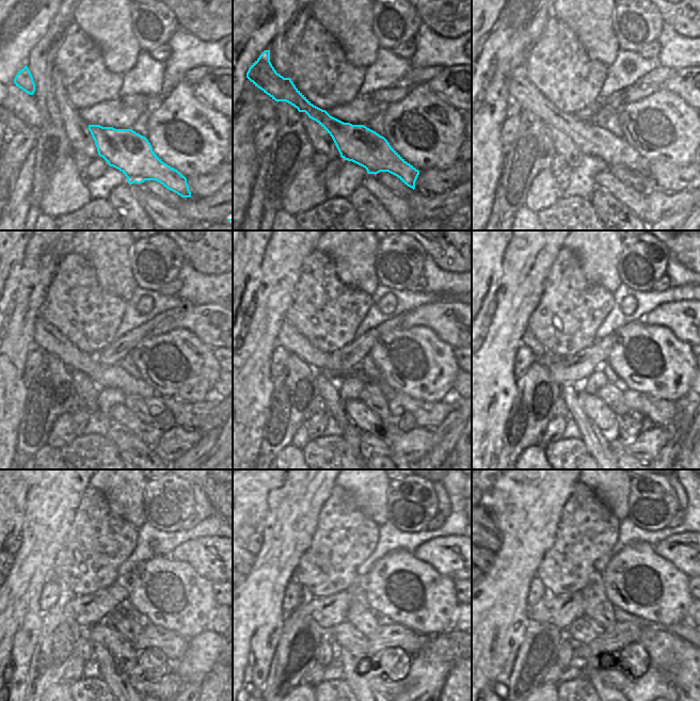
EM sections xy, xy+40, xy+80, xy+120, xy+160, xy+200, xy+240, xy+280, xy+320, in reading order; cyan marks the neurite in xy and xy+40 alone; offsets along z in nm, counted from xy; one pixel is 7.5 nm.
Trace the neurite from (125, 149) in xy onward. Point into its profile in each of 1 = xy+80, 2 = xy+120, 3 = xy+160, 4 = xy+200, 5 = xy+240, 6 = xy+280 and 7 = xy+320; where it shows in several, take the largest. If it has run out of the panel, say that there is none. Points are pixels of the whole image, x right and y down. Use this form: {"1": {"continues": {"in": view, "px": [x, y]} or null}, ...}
{"1": {"continues": {"in": "xy+80", "px": [590, 139]}}, "2": {"continues": {"in": "xy+120", "px": [46, 336]}}, "3": {"continues": {"in": "xy+160", "px": [288, 337]}}, "4": {"continues": {"in": "xy+200", "px": [528, 338]}}, "5": {"continues": {"in": "xy+240", "px": [15, 546]}}, "6": {"continues": {"in": "xy+280", "px": [254, 544]}}, "7": {"continues": {"in": "xy+320", "px": [493, 539]}}}

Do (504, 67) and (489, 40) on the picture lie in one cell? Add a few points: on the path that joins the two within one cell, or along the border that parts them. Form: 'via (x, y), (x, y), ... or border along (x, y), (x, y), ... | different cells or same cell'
border along (512, 33), (496, 53), (492, 63) | different cells

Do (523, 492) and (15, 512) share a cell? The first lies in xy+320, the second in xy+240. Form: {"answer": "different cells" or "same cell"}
{"answer": "different cells"}

